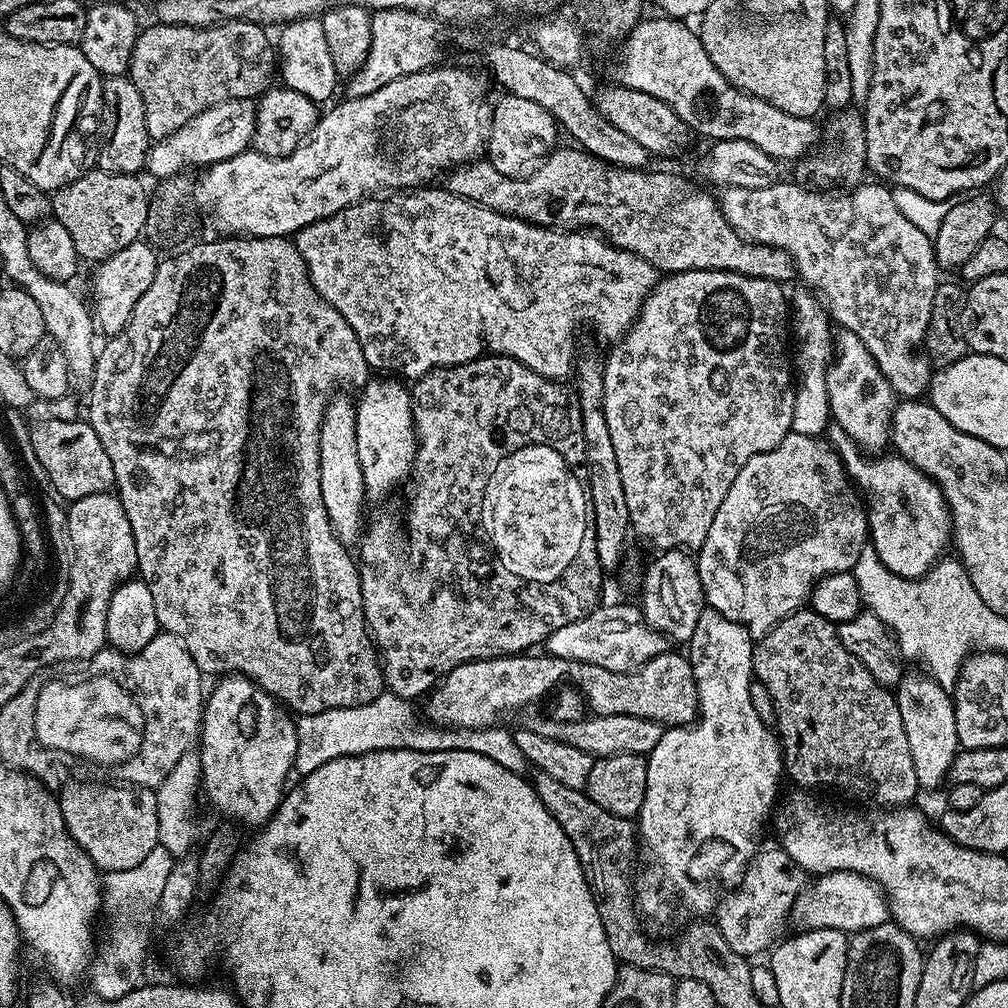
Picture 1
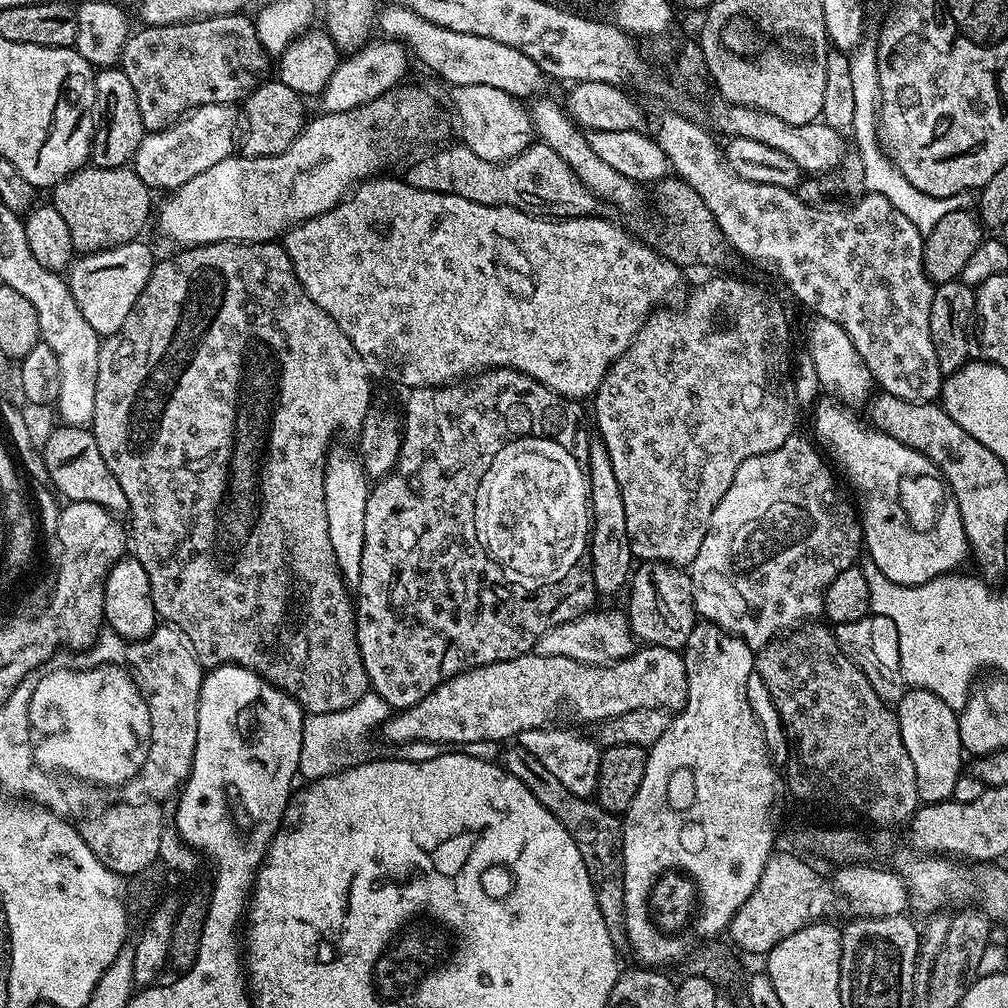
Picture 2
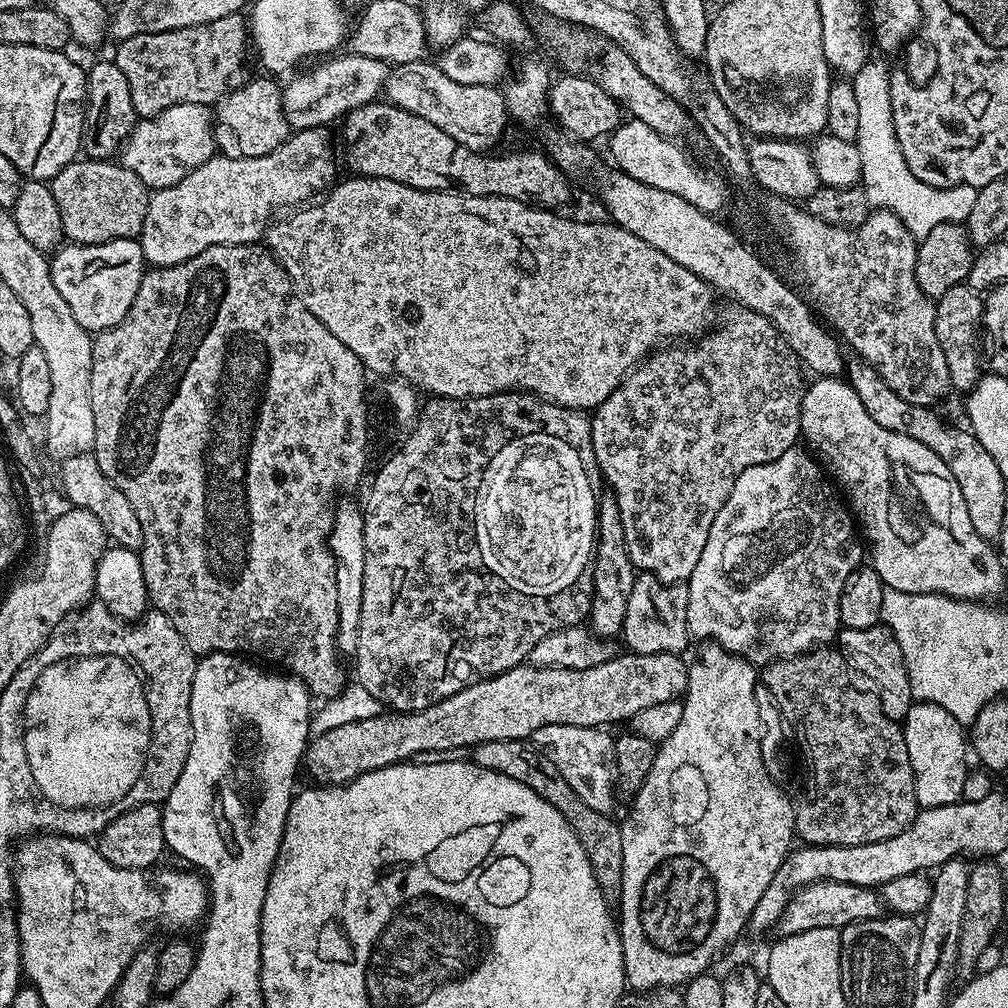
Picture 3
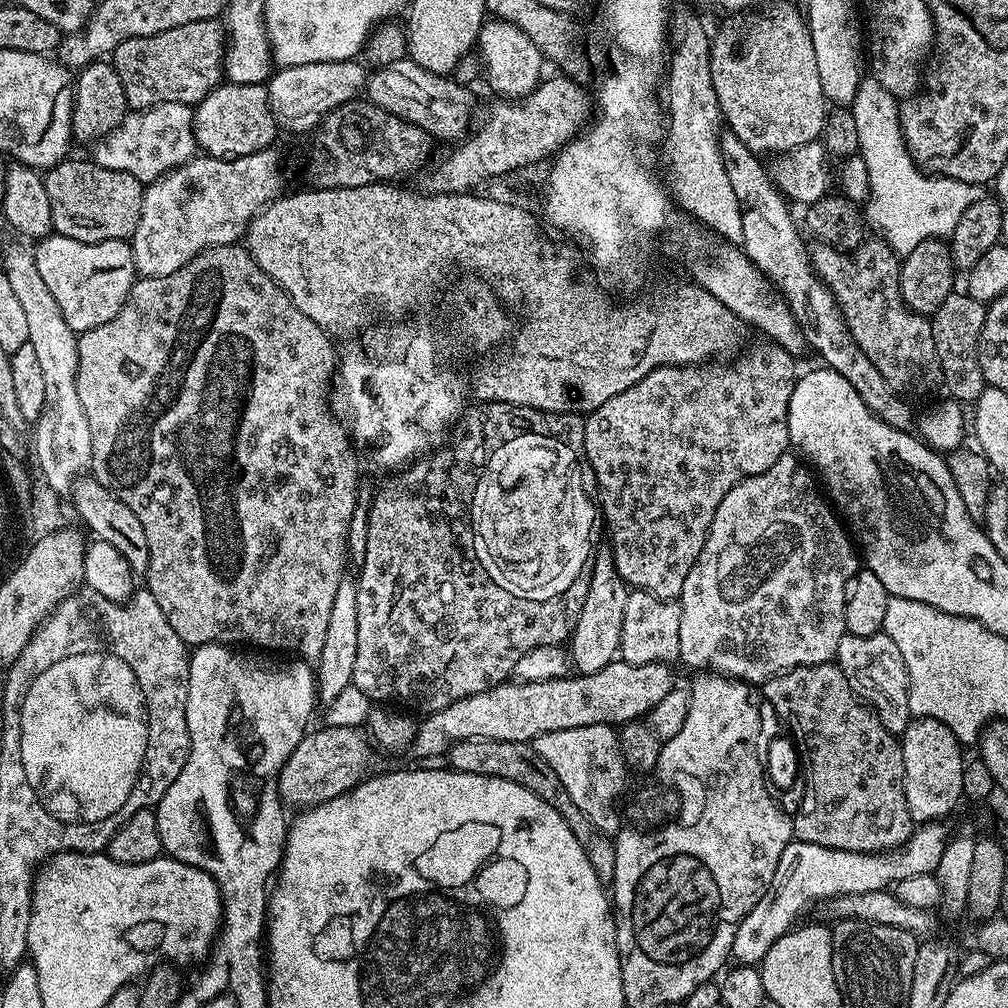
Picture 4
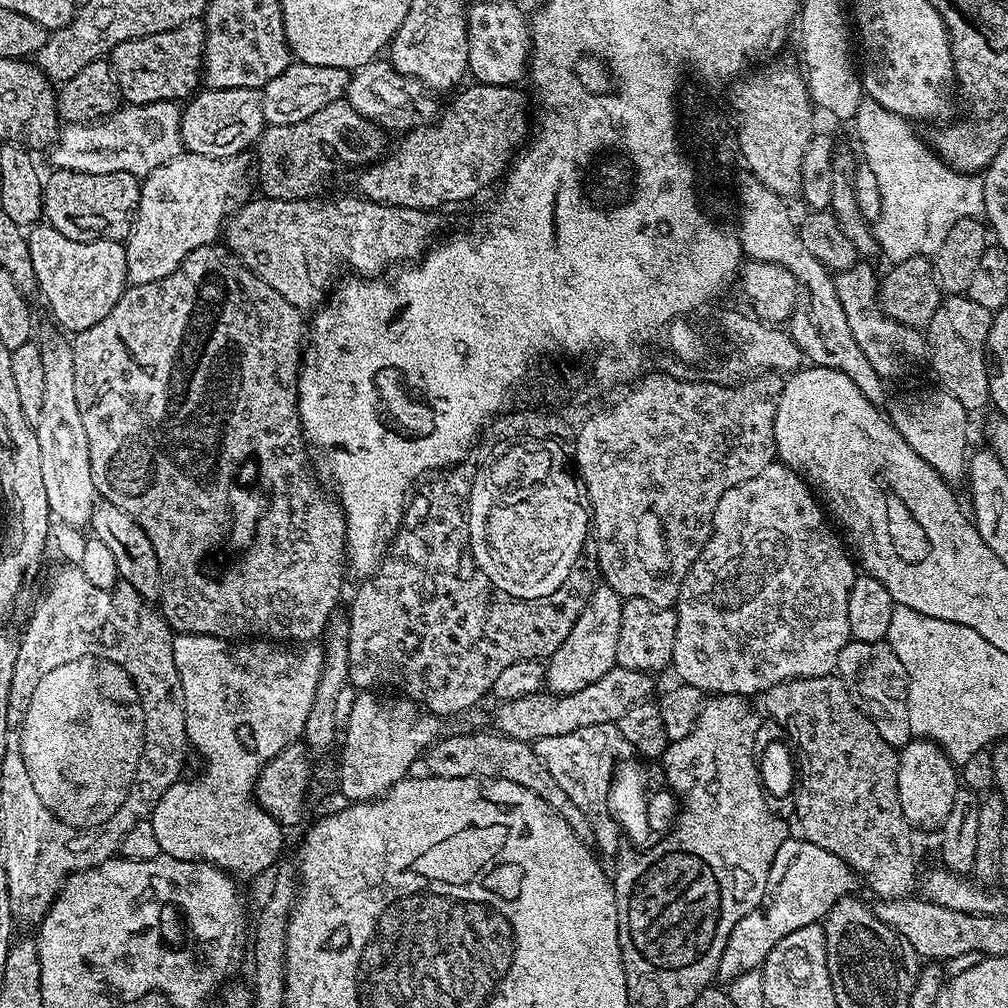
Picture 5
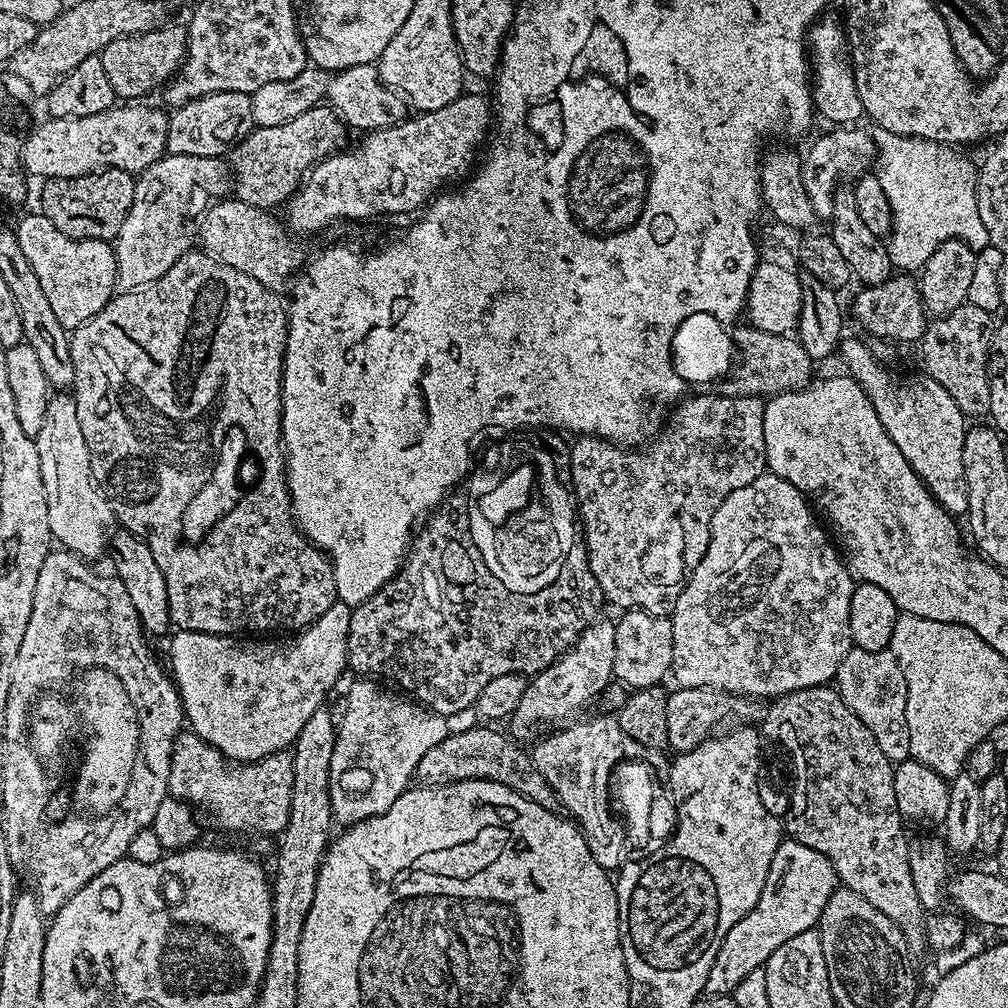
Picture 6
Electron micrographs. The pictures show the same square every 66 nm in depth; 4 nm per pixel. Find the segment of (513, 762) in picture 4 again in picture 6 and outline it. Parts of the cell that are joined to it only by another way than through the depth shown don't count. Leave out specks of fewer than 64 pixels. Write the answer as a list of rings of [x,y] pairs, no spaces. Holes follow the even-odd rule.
[[[484,727],[488,728],[468,728],[465,732],[453,731],[446,738],[442,738],[438,746],[430,746],[430,750],[422,754],[422,762],[418,762],[415,779],[429,788],[467,780],[498,782],[546,810],[563,813],[564,803],[560,801],[550,782],[542,778],[542,770],[538,770],[529,749],[513,740],[511,735],[504,733],[503,736],[502,733],[495,732],[492,729],[495,727]]]

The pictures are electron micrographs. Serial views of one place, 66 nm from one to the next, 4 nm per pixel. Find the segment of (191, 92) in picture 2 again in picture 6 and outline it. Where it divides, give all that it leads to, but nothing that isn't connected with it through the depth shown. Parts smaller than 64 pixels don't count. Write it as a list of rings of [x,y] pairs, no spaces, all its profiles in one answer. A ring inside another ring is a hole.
[[[183,23],[155,28],[137,36],[114,38],[110,46],[100,51],[102,67],[106,69],[106,79],[114,86],[114,94],[121,101],[136,102],[148,98],[152,91],[163,89],[164,85],[180,71],[188,54],[188,30]]]

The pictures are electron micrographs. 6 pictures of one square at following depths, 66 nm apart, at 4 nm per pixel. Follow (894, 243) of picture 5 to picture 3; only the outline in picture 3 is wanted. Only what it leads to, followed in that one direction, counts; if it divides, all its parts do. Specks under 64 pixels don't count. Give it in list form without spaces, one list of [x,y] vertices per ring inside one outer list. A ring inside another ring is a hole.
[[[870,58],[850,80],[854,99],[858,102],[858,134],[854,143],[858,154],[862,154],[860,184],[873,209],[892,212],[904,223],[913,238],[922,238],[930,234],[934,226],[967,221],[974,206],[977,185],[935,188],[926,186],[926,182],[918,182],[918,178],[910,174],[910,166],[906,166],[906,158],[902,158],[902,150],[894,134],[889,75],[889,65],[884,65],[876,58]]]

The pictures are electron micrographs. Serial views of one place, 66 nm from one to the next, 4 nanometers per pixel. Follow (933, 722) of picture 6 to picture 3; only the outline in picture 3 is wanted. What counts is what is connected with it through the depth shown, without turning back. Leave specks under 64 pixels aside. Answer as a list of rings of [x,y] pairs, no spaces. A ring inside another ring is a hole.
[[[888,590],[885,591],[882,598],[882,614],[880,615],[880,619],[887,627],[891,628],[894,638],[902,650],[902,658],[904,659],[904,665],[910,678],[910,690],[913,697],[917,701],[942,706],[943,710],[952,714],[963,726],[968,726],[968,716],[972,716],[972,712],[978,715],[982,710],[982,706],[980,705],[980,648],[988,648],[988,620],[996,620],[996,616],[988,616],[990,611],[991,607],[985,606],[983,603],[974,600],[956,600],[953,596],[943,596],[937,592],[934,594],[906,594],[905,592]]]

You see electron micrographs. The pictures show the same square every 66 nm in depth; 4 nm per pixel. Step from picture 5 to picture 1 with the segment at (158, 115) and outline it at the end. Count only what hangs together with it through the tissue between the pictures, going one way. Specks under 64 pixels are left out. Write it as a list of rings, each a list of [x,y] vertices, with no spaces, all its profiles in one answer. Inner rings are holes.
[[[227,100],[218,102],[202,114],[190,118],[186,126],[174,130],[164,140],[155,141],[148,150],[147,175],[156,176],[157,181],[187,173],[187,168],[203,170],[226,158],[249,151],[252,135],[256,129],[256,104],[252,100]]]

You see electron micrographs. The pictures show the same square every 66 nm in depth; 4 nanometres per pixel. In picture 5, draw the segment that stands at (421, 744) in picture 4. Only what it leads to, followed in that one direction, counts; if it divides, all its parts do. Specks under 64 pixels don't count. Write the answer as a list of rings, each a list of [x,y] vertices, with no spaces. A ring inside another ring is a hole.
[[[617,666],[602,674],[598,682],[569,696],[557,696],[547,690],[541,690],[511,702],[501,703],[495,727],[510,738],[535,742],[538,738],[570,734],[582,726],[615,724],[622,718],[622,714],[626,714],[626,710],[630,710],[630,706],[653,695],[652,680],[653,677],[649,673]]]

